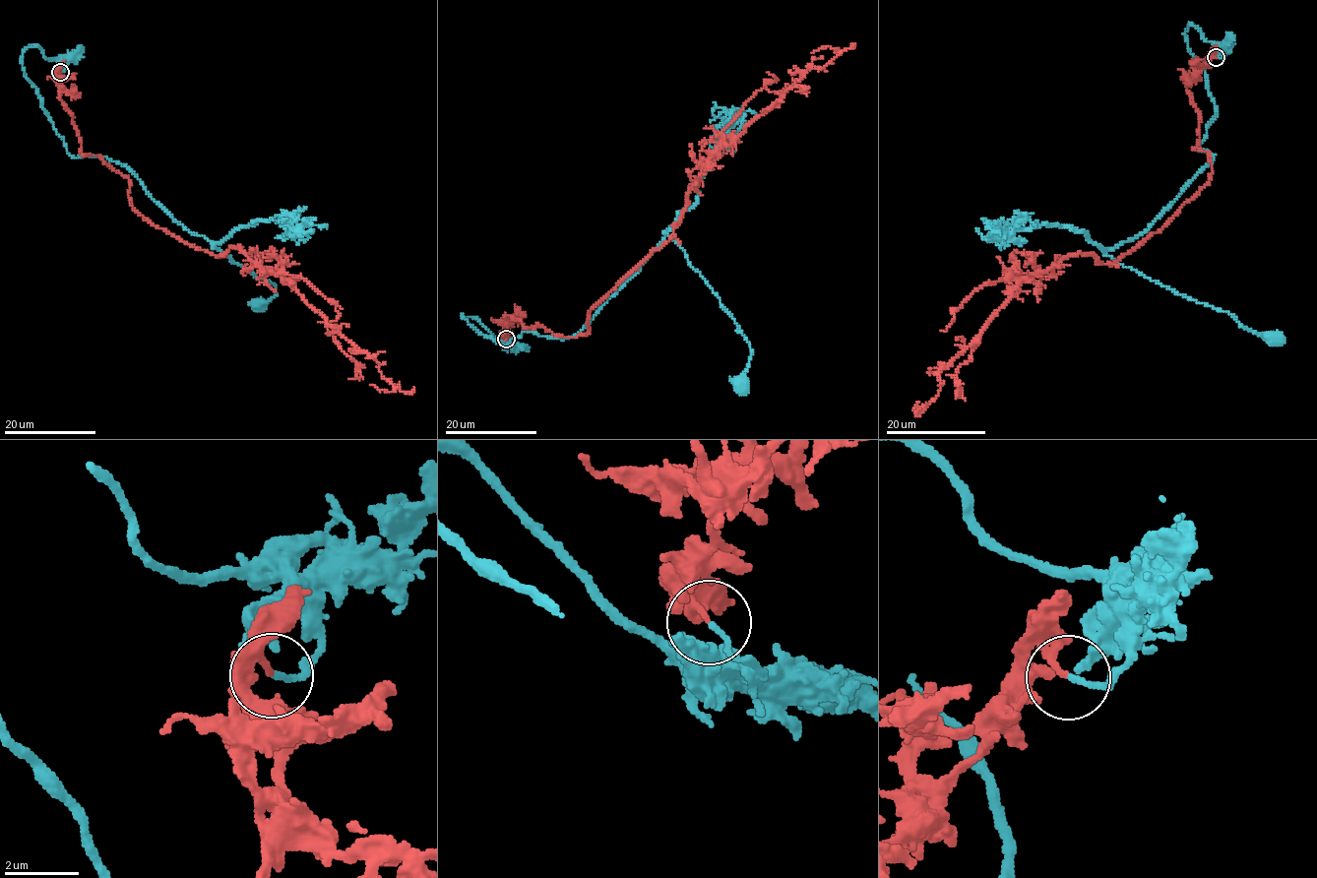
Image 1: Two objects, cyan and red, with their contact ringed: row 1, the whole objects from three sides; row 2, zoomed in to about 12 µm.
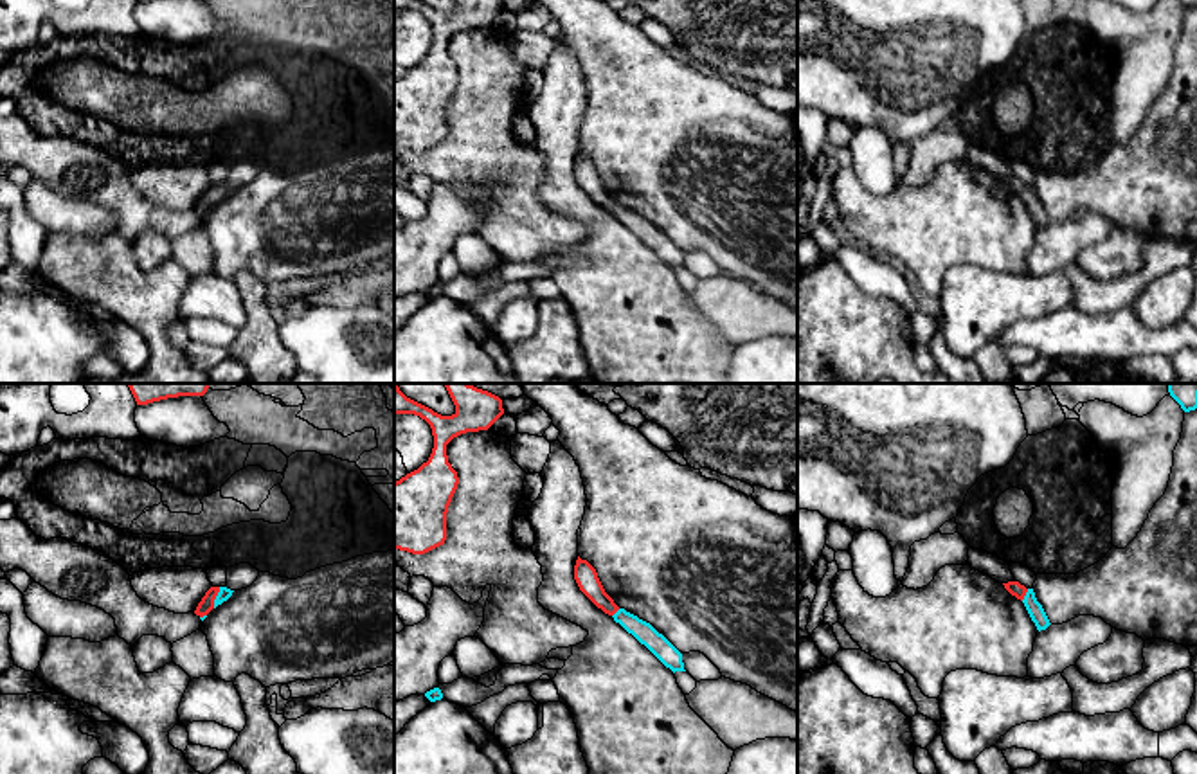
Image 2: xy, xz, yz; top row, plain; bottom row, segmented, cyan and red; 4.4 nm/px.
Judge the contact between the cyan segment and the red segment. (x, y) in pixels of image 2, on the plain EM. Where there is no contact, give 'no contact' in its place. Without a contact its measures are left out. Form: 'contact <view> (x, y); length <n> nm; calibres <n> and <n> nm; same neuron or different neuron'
contact xy (216, 195); length 100 nm; calibres 60 and 70 nm; different neuron

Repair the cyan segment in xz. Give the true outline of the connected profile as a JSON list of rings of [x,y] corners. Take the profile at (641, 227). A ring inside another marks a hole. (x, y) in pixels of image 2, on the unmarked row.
[[[619,205],[612,214],[628,230],[632,230],[641,241],[644,241],[673,270],[686,268],[682,259],[682,250],[650,220],[626,209],[625,205]]]

